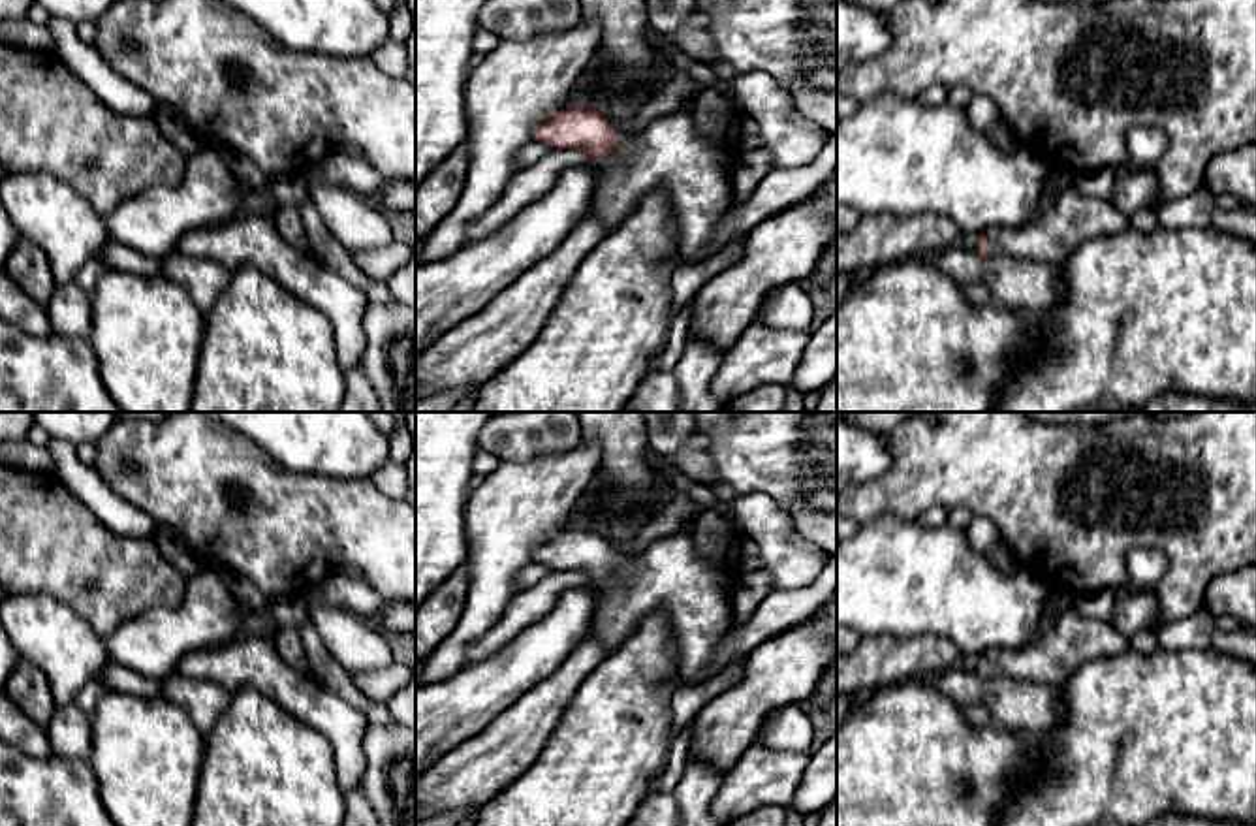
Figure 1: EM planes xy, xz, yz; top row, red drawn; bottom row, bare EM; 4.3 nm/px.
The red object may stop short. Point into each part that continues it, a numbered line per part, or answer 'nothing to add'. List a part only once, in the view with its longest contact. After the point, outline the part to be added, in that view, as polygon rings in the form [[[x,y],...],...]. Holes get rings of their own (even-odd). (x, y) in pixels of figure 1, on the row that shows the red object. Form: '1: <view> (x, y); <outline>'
1: xz (670, 155); [[[686,107],[656,117],[647,128],[634,135],[622,135],[619,147],[600,160],[602,177],[592,194],[592,207],[609,230],[622,224],[634,207],[651,192],[664,192],[675,218],[679,252],[686,263],[709,260],[714,250],[709,239],[720,218],[735,205],[731,171],[739,151],[733,135],[737,122],[716,139],[701,135]]]

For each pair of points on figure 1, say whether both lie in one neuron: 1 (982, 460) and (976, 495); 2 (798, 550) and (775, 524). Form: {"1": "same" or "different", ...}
{"1": "same", "2": "same"}

